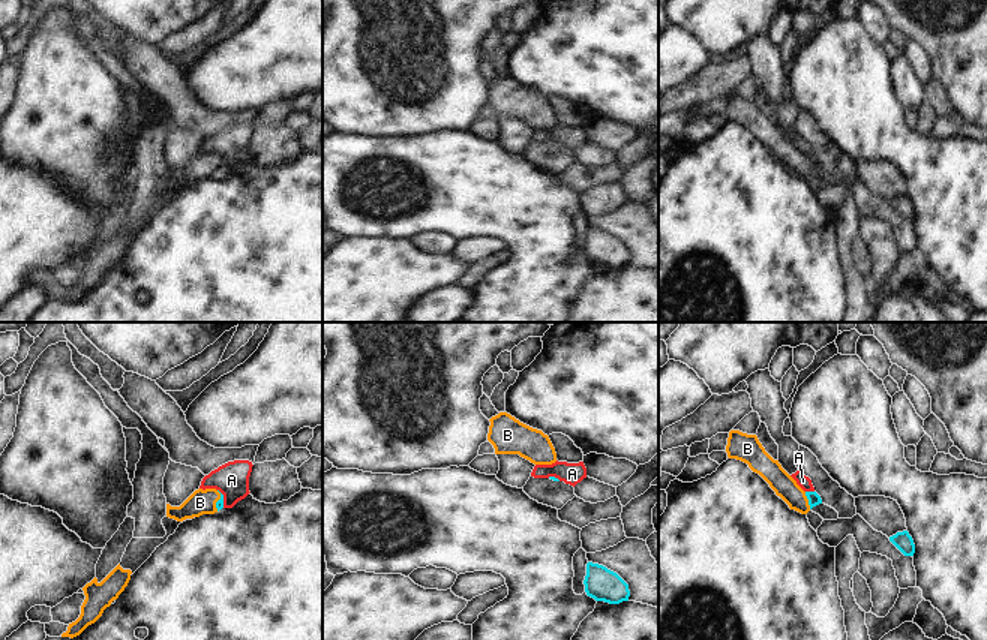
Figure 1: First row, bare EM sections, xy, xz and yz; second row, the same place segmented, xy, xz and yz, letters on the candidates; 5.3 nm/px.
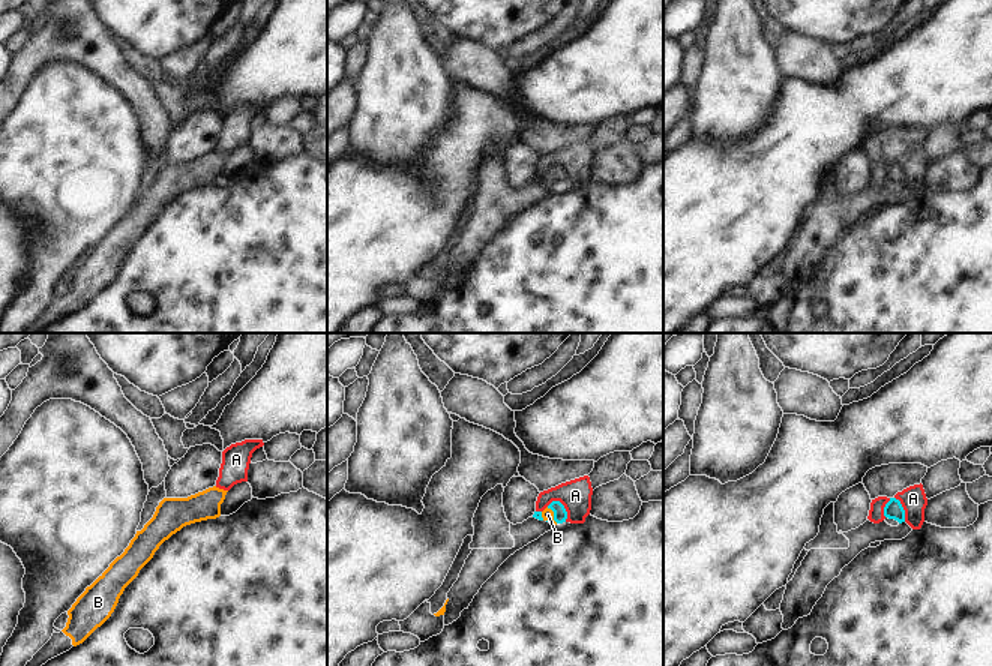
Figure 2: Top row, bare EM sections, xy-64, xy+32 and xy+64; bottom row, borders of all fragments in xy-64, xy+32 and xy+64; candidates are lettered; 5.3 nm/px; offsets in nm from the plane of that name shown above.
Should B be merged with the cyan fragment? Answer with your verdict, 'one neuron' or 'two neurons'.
one neuron

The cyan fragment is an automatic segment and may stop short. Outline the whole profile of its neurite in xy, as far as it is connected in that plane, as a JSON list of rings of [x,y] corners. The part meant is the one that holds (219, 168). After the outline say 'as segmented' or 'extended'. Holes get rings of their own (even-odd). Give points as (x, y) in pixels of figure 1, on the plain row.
[[[216,153],[195,154],[180,171],[166,168],[166,181],[177,186],[214,178],[224,172],[224,159]]]; extended

